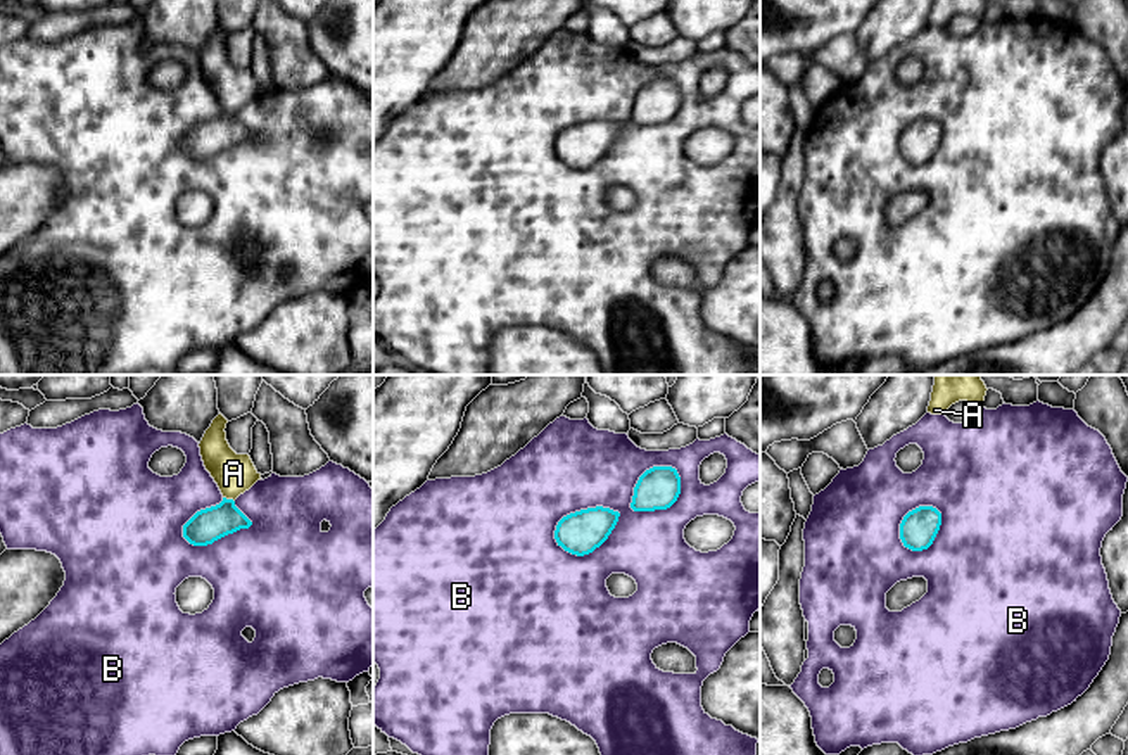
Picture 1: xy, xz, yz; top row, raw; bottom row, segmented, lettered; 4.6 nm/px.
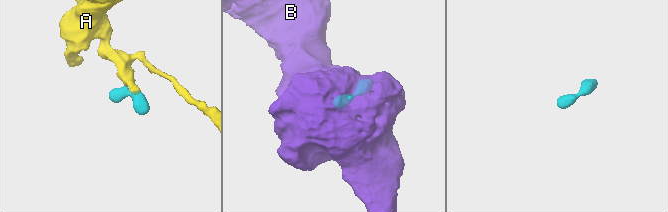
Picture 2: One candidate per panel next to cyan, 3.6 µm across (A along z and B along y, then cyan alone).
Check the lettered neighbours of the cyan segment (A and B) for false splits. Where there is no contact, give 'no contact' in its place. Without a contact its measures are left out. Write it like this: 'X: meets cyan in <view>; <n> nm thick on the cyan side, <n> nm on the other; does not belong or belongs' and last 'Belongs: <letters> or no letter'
A: meets cyan in xy; 160 nm thick on the cyan side, 190 nm on the other; belongs
B: meets cyan in xz; 200 nm thick on the cyan side, 420 nm on the other; does not belong
Belongs: A

